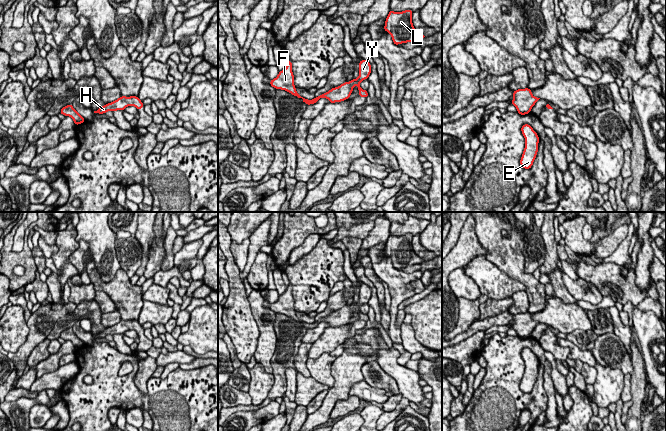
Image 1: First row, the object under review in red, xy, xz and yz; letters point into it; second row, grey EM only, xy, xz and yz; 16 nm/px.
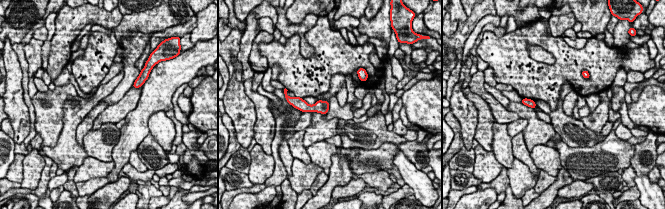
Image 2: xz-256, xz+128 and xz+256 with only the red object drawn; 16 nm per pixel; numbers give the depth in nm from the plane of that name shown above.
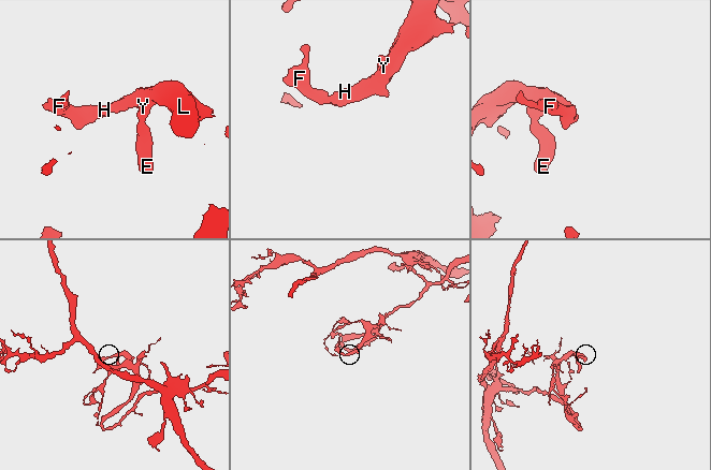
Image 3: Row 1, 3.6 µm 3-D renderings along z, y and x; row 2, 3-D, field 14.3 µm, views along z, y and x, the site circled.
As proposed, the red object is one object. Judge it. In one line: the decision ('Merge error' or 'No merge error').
No merge error

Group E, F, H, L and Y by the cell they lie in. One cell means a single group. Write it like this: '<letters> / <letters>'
E F H L Y

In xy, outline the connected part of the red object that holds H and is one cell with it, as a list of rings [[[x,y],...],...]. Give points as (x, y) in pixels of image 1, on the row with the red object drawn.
[[[121,96],[117,100],[105,104],[97,111],[94,111],[94,113],[104,114],[107,111],[112,112],[117,110],[123,111],[128,106],[135,106],[137,110],[142,109],[144,107],[142,101],[138,98],[138,96],[130,96],[130,97]]]

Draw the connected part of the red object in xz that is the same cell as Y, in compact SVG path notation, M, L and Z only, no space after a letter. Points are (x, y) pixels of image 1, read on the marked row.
M289 60L288 63L287 63L287 66L285 69L283 69L282 71L279 71L278 73L278 76L275 78L275 79L272 79L270 80L270 85L272 87L274 87L275 89L281 89L281 90L285 90L289 93L291 93L292 95L298 97L298 98L302 98L303 99L303 102L306 103L307 105L311 105L311 104L315 104L320 98L327 98L329 100L330 103L335 103L335 102L341 102L341 101L345 101L347 100L352 91L353 91L353 88L355 85L358 86L358 91L359 91L359 97L365 97L367 98L368 97L368 92L367 90L363 90L361 87L360 87L360 83L363 81L363 80L366 80L368 79L369 75L371 74L371 64L367 61L367 60L361 60L359 62L359 76L357 79L352 79L350 82L344 82L343 84L341 84L340 86L338 87L334 87L332 88L331 90L329 90L328 92L324 93L324 94L321 94L319 95L318 97L312 99L312 100L308 100L308 99L305 99L303 97L301 97L297 92L296 92L296 87L294 85L294 74L292 72L292 61Z

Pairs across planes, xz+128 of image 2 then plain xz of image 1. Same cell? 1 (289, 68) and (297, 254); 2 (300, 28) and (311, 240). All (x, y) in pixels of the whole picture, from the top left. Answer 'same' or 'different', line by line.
1: different
2: same

